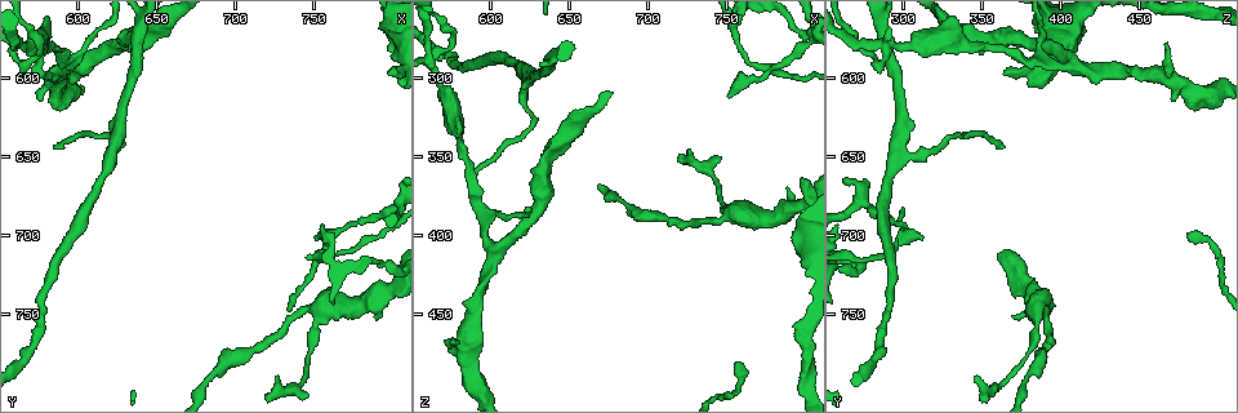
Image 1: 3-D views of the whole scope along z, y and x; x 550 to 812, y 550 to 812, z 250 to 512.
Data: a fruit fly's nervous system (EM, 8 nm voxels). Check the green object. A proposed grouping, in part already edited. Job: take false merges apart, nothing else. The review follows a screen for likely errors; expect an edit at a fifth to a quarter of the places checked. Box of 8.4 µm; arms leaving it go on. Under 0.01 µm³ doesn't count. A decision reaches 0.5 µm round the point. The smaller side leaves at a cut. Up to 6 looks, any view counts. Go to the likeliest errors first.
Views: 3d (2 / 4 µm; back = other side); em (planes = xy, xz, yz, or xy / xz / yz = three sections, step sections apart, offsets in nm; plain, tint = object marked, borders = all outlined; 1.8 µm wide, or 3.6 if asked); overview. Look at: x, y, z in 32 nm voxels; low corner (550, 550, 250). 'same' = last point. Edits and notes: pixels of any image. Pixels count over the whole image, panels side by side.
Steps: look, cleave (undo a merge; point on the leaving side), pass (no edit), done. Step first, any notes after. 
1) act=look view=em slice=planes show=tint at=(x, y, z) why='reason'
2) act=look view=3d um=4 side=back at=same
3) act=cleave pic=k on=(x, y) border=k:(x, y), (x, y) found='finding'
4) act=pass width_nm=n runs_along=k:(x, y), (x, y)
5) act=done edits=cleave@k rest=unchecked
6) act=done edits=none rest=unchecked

act=look view=em slice=planes show=plain at=(756, 748, 386) why='thin neck'

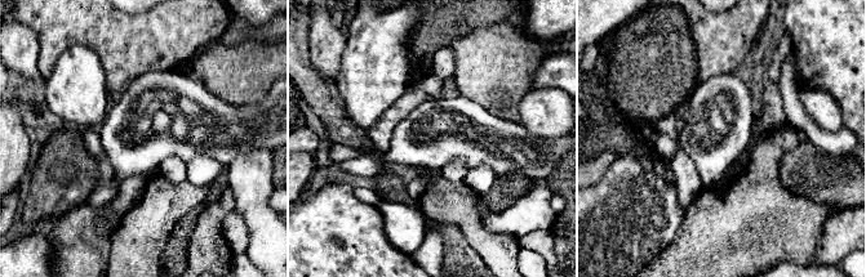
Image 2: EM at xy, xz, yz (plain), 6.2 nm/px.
act=look view=em slice=planes show=tint at=same why='where the object lies'

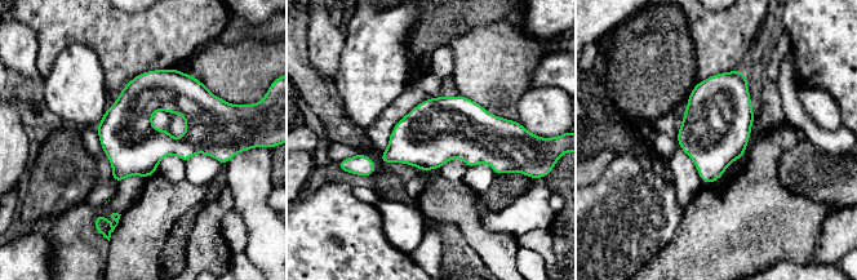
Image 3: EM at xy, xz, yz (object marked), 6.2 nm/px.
act=pass found='continuous, no second neuron'

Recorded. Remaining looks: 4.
act=look view=em slice=planes show=plain at=(604, 594, 410) why='abrupt turn'

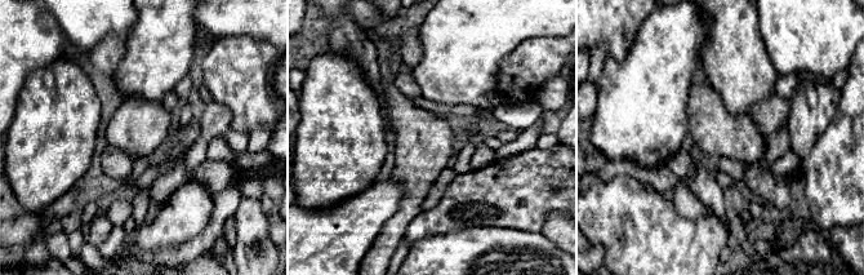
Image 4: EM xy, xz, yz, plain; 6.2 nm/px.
act=look view=em slice=planes show=tint at=same why='where the object lies'

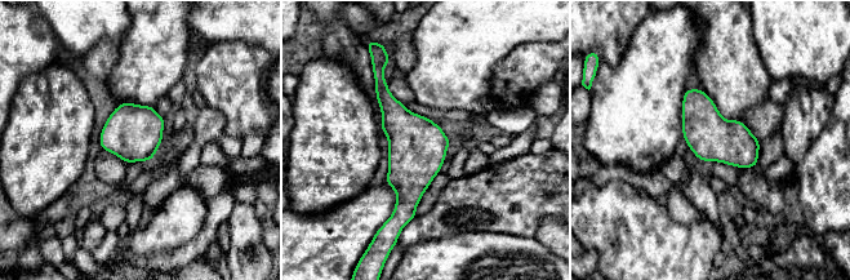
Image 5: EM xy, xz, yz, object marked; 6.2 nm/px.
act=pass found='all the same neuron'

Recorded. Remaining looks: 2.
act=look view=3d um=2 side=back at=(576, 578, 270) why='closes a loop'

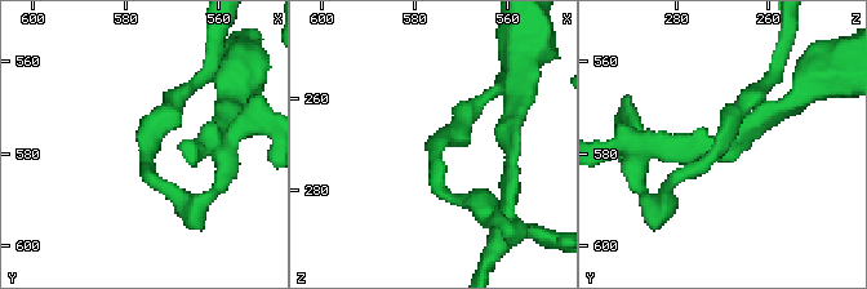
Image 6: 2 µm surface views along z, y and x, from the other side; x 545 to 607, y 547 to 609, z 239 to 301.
act=look view=em slice=planes show=borders at=(575, 578, 270) why='now the EM'

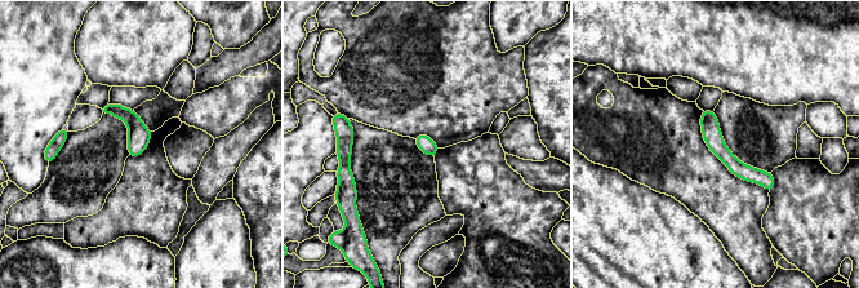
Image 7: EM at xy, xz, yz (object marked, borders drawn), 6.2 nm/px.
act=cleave pic=7 on=(739, 169) part_leaving=7:(704, 113), (716, 145), (750, 178) found='a second neuron is stuck on'

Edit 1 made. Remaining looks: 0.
act=done edits=cleave@7 rest=unchecked

